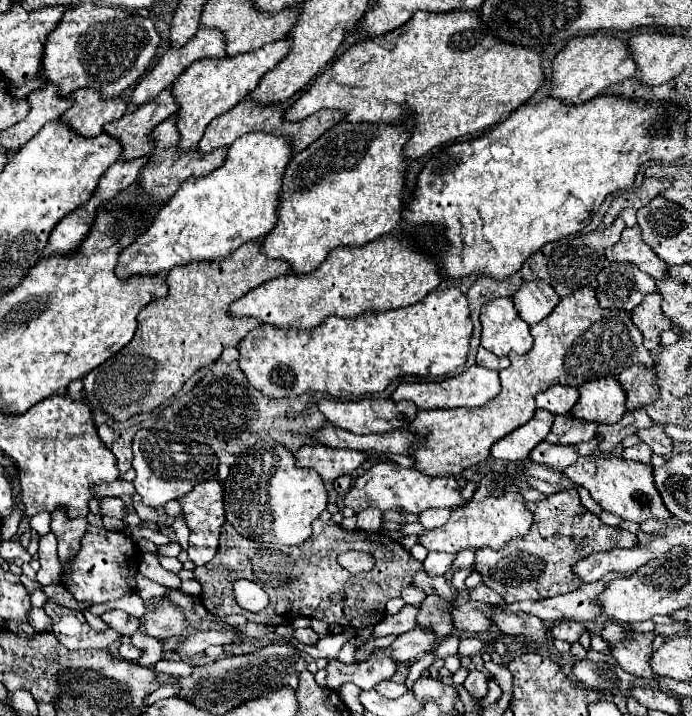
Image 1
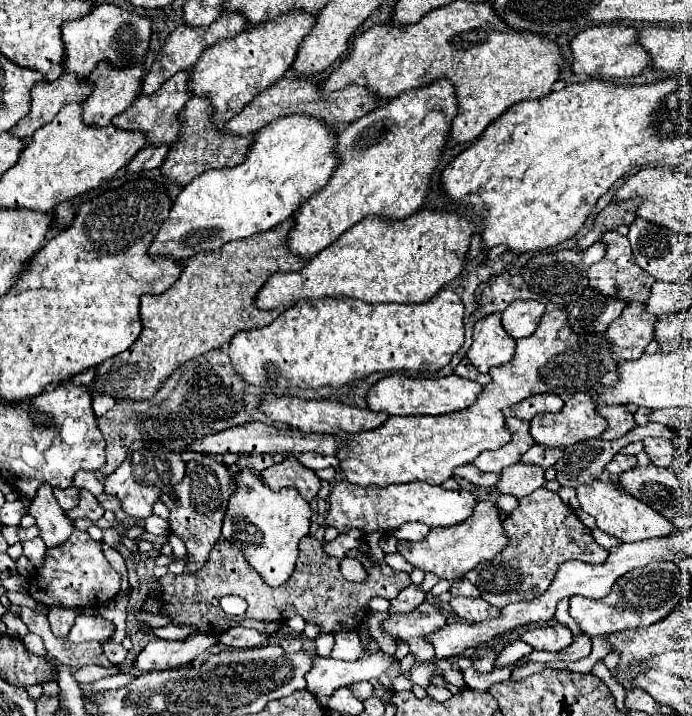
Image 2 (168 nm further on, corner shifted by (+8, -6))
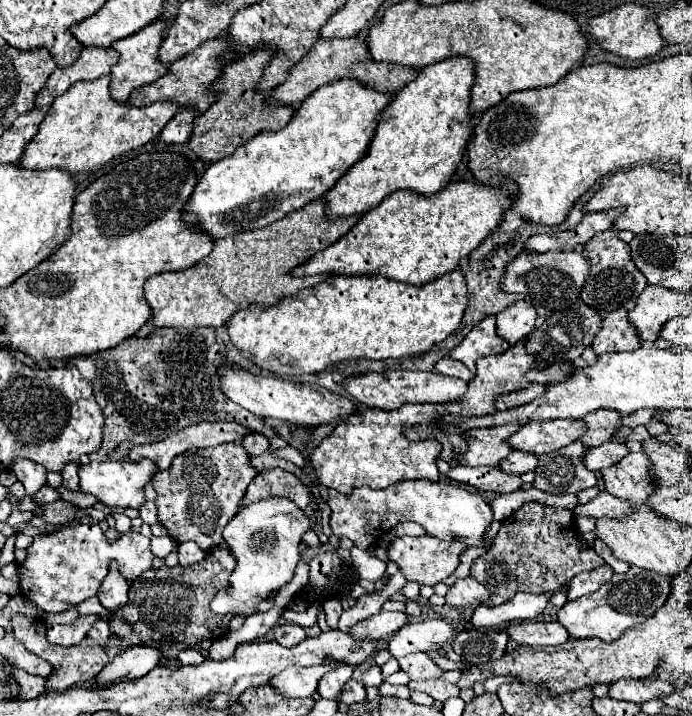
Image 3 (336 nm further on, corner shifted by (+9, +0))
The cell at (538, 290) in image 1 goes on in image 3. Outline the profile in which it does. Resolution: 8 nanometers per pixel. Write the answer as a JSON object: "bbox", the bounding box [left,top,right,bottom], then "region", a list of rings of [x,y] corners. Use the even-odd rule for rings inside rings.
{"bbox":[496,301,536,345],"region":[[[516,301],[508,309],[500,311],[496,317],[498,317],[498,321],[496,321],[498,335],[512,345],[512,343],[524,339],[534,329],[536,309],[528,301]]]}

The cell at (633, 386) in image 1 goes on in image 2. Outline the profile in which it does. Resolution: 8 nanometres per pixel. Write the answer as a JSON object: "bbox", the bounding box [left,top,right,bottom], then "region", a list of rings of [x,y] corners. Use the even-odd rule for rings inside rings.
{"bbox":[597,405,635,441],"region":[[[617,405],[599,407],[597,413],[607,421],[607,429],[601,435],[601,439],[607,439],[607,441],[619,439],[619,437],[623,437],[627,431],[631,431],[635,427],[635,419],[627,411],[627,407],[617,407]]]}

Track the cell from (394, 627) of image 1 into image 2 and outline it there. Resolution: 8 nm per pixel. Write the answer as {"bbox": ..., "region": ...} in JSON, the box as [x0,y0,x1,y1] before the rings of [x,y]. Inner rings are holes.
{"bbox":[217,627,267,649],"region":[[[243,627],[227,629],[217,639],[219,639],[219,643],[223,643],[229,649],[251,649],[251,647],[259,647],[259,645],[263,645],[267,641],[267,637],[259,635],[257,631],[243,629]]]}

